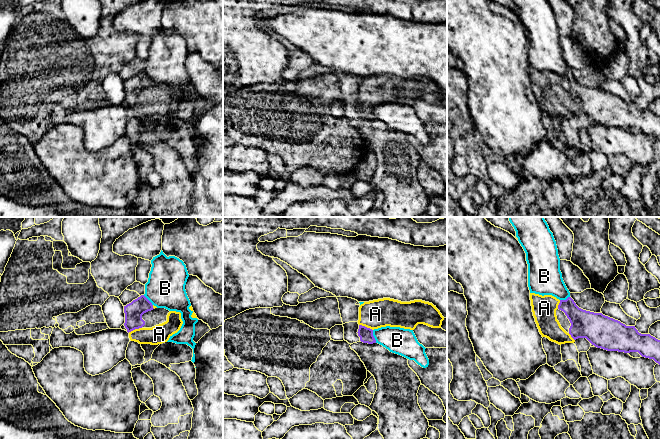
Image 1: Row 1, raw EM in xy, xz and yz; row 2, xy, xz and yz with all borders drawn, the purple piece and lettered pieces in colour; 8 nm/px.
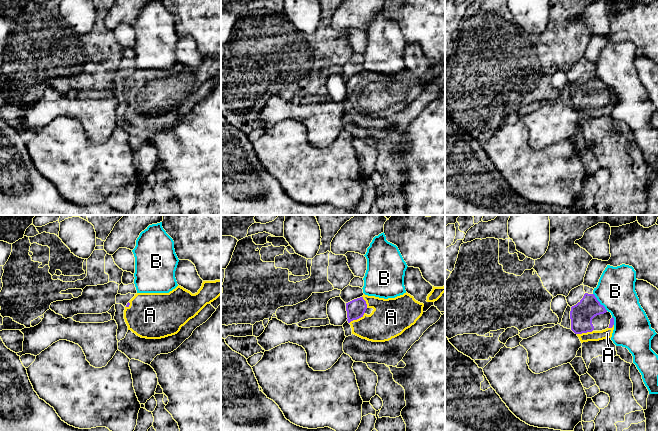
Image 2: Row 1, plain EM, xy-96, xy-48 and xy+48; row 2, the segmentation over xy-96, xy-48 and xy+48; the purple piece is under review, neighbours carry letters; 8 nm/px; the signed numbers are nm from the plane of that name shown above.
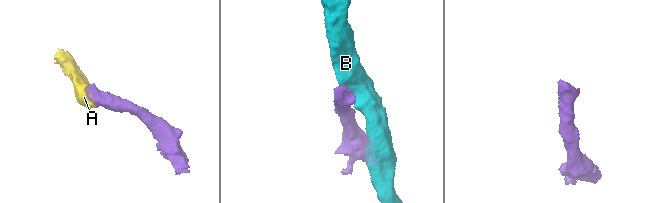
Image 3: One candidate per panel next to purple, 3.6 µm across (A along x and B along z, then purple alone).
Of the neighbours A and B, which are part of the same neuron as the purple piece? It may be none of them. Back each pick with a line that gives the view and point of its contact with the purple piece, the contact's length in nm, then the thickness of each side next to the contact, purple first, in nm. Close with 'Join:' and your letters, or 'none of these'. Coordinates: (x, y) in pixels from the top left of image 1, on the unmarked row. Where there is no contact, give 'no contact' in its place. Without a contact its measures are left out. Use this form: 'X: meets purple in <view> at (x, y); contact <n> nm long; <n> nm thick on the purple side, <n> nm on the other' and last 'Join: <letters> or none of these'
A: meets purple in xz at (366, 103); contact 120 nm long; 110 nm thick on the purple side, 220 nm on the other
Join: A

